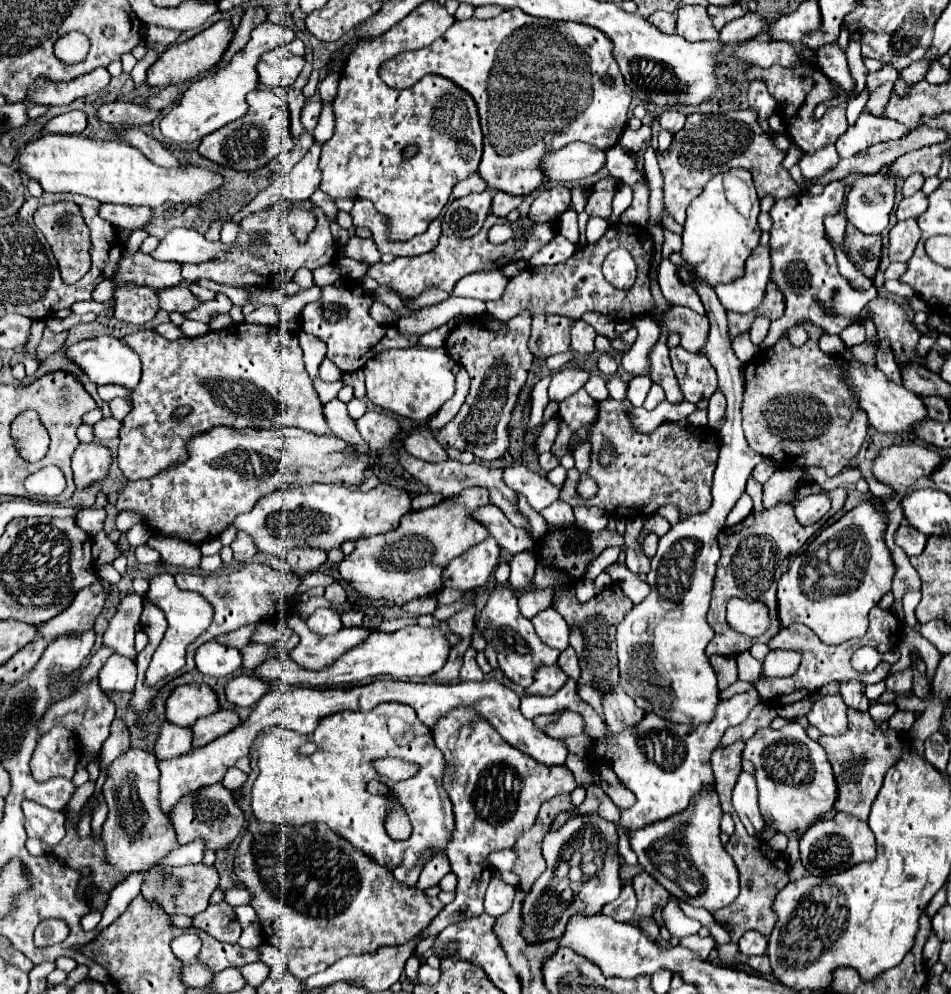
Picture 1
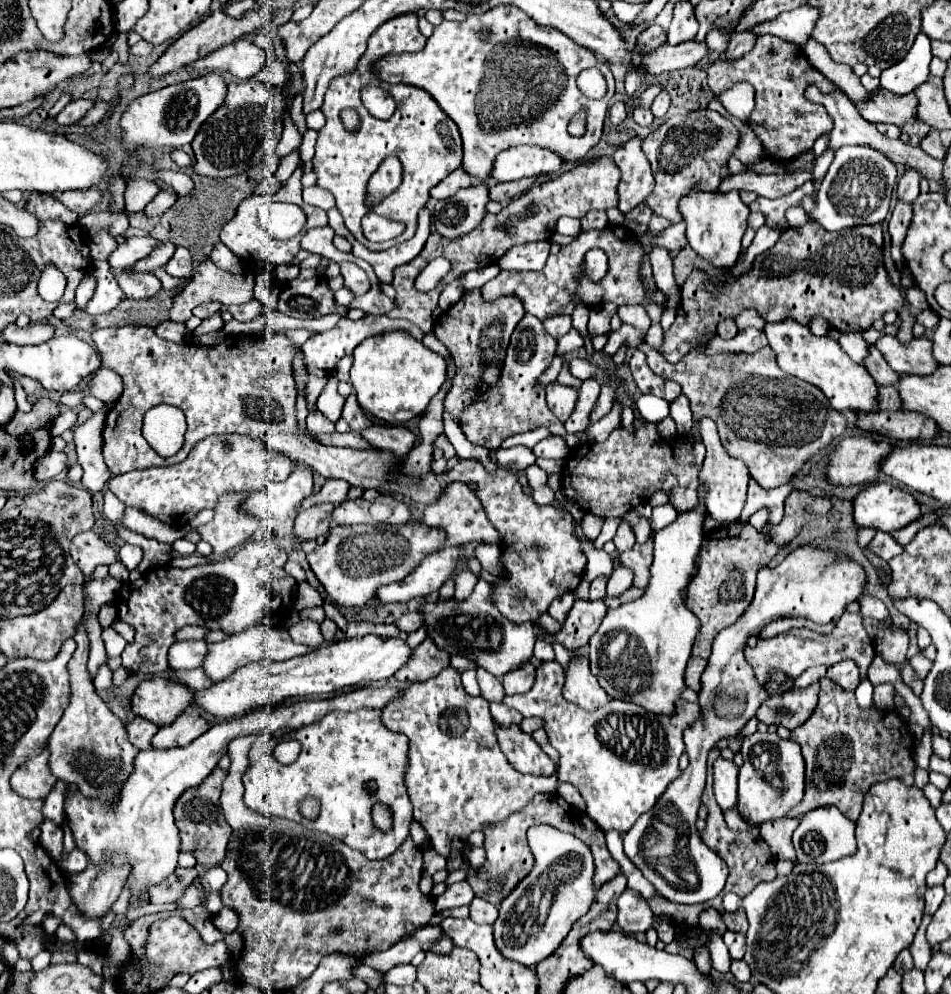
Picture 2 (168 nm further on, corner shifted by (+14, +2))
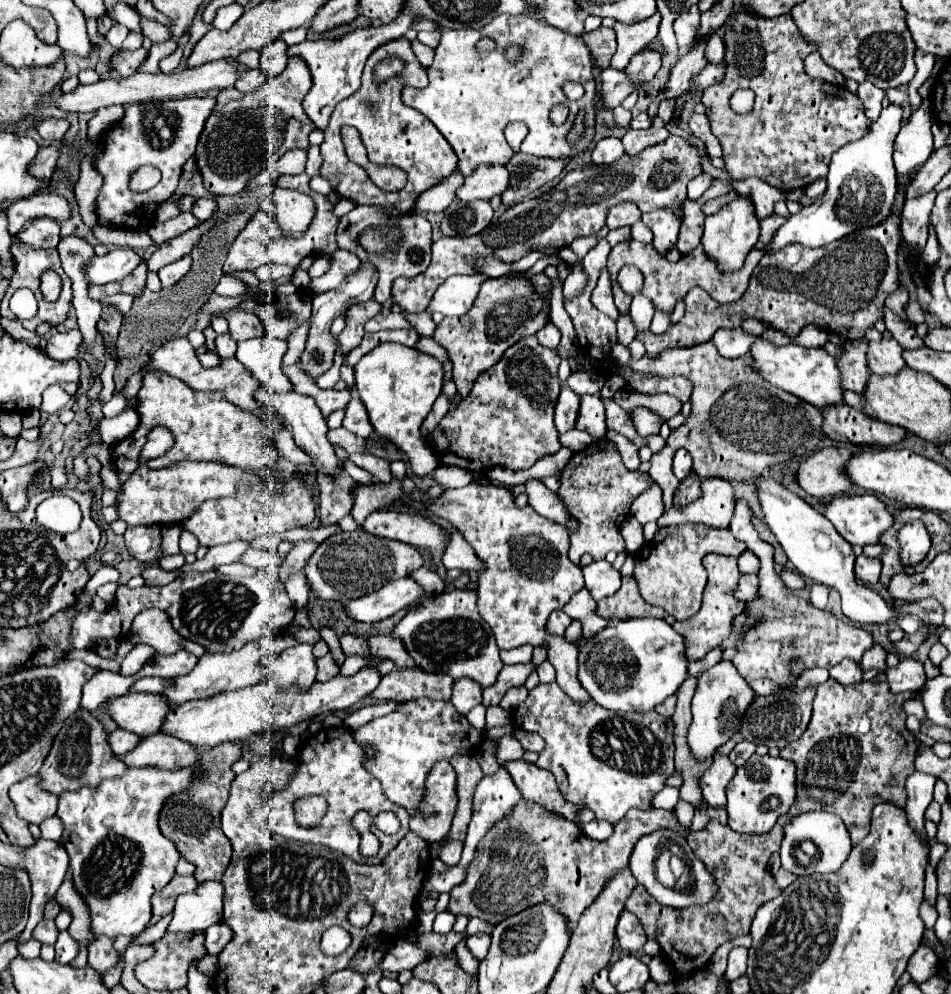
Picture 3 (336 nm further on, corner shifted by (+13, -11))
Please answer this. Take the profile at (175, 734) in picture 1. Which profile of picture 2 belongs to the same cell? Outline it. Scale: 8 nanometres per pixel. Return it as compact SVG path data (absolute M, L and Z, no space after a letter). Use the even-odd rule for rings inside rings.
M134 717L128 727L128 739L132 745L136 745L138 749L152 749L150 747L150 739L154 737L154 731L158 731L158 725L150 723L148 719L142 719L142 717Z

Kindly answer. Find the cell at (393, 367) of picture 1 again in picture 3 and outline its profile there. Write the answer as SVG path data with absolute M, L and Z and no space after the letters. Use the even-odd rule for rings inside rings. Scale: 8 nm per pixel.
M385 342L359 360L355 368L355 380L357 392L369 412L369 420L375 432L383 438L389 438L401 452L405 452L413 476L431 474L439 466L439 462L429 446L423 442L423 438L419 438L419 428L443 388L441 362L415 348Z

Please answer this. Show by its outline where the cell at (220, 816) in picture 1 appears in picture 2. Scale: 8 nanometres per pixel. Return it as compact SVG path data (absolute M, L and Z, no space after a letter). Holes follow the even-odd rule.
M214 769L198 787L192 787L180 795L180 799L174 805L174 819L176 827L180 829L180 851L188 851L196 857L202 865L218 865L224 859L226 845L230 839L230 825L226 823L220 807L220 789L222 781L226 777L226 771Z

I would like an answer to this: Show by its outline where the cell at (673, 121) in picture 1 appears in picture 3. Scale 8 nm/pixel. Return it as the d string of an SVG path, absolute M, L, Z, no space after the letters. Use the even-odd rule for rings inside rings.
M667 98L667 100L663 100L661 104L659 104L659 118L663 120L663 122L669 122L671 120L671 116L673 116L673 110L675 110L675 98Z

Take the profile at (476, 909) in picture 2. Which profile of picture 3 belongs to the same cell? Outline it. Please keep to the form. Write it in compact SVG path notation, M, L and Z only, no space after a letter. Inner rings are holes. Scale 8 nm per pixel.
M475 934L475 936L469 936L465 944L467 944L469 952L475 956L475 960L481 962L487 956L487 948L491 944L491 936L489 934Z

